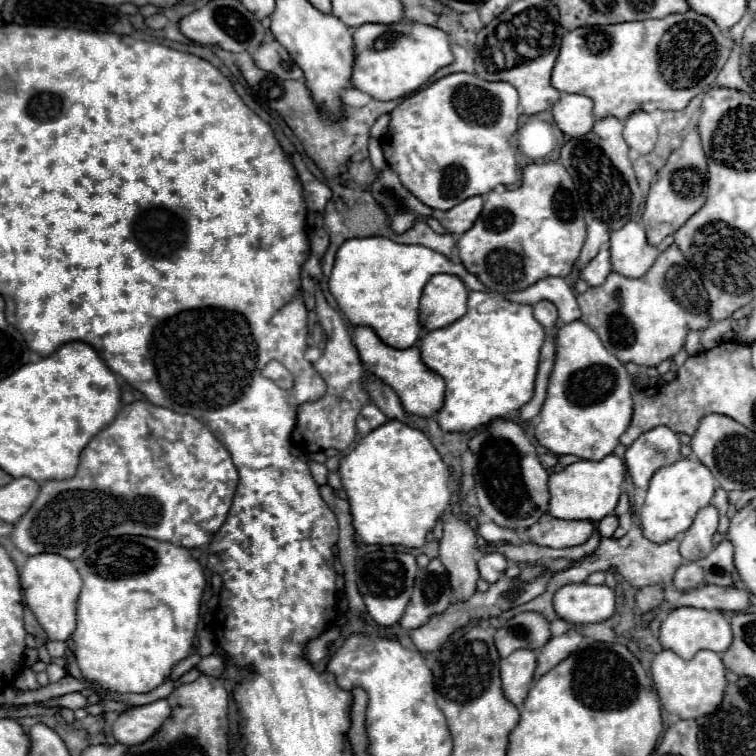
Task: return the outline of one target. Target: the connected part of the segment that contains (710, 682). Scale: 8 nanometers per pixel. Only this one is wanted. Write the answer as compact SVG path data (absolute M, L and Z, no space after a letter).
M661 650L653 658L651 674L663 708L671 714L677 714L679 718L699 718L699 716L711 714L721 704L721 698L727 686L725 666L719 654L711 650L701 650L691 660L683 660L671 650Z

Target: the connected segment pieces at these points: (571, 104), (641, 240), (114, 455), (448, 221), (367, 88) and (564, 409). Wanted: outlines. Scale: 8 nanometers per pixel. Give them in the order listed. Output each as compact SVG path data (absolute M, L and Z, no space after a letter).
M561 94L559 102L551 108L555 124L567 136L585 136L593 128L593 102L581 94Z
M628 222L611 232L611 266L613 272L627 278L641 278L657 260L659 250L645 240L643 223Z
M131 402L85 446L73 478L47 480L41 486L29 512L13 526L11 542L27 556L53 552L69 560L79 558L99 538L125 534L149 536L183 548L199 548L209 544L213 534L223 526L237 484L239 474L229 452L199 420L149 402Z
M473 196L473 198L463 200L455 208L443 212L439 222L449 234L465 234L475 224L481 210L483 210L483 198Z
M363 24L353 30L355 62L351 84L375 100L395 100L419 90L439 68L453 62L449 36L433 26L399 24Z
M581 320L563 324L557 328L555 348L557 348L555 366L549 378L547 398L541 408L539 422L535 426L535 438L539 440L543 448L547 448L549 452L557 456L573 454L583 460L603 460L615 450L615 446L619 444L619 436L629 426L629 420L633 414L631 376L625 370L625 364L621 364L611 352L607 352L599 336L589 326L585 326Z

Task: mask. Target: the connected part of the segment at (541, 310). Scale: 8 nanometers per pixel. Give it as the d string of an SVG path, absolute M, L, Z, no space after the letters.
M547 300L537 302L537 304L533 306L533 316L535 316L535 320L537 320L539 324L543 324L545 328L555 328L555 326L557 326L557 318L559 318L557 308L555 308L551 302L547 302Z

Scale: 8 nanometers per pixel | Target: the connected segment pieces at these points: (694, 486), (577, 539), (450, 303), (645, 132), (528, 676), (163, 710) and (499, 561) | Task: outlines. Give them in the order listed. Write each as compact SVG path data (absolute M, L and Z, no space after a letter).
M695 456L679 458L675 464L659 468L649 482L647 498L639 514L643 536L651 542L667 542L683 534L693 524L699 508L711 504L717 486L719 484L717 480L713 480L709 468L705 468Z
M545 514L533 528L527 530L527 536L531 542L541 546L569 548L587 542L593 532L595 524L589 520L559 520Z
M435 274L421 298L421 324L425 330L443 328L445 324L453 324L465 314L469 290L465 282L455 274Z
M635 112L627 118L623 138L631 150L639 154L649 154L657 142L657 126L647 112Z
M517 650L501 660L503 694L511 704L515 706L523 704L533 682L535 662L537 662L537 652L529 650Z
M157 700L147 706L135 706L127 712L119 714L119 718L113 724L113 736L119 744L133 746L141 744L141 740L147 740L157 732L157 728L169 718L171 708L167 700Z
M487 552L481 560L479 560L479 572L481 572L481 578L489 584L497 582L503 574L505 574L505 568L507 568L507 560L503 554L499 552Z

